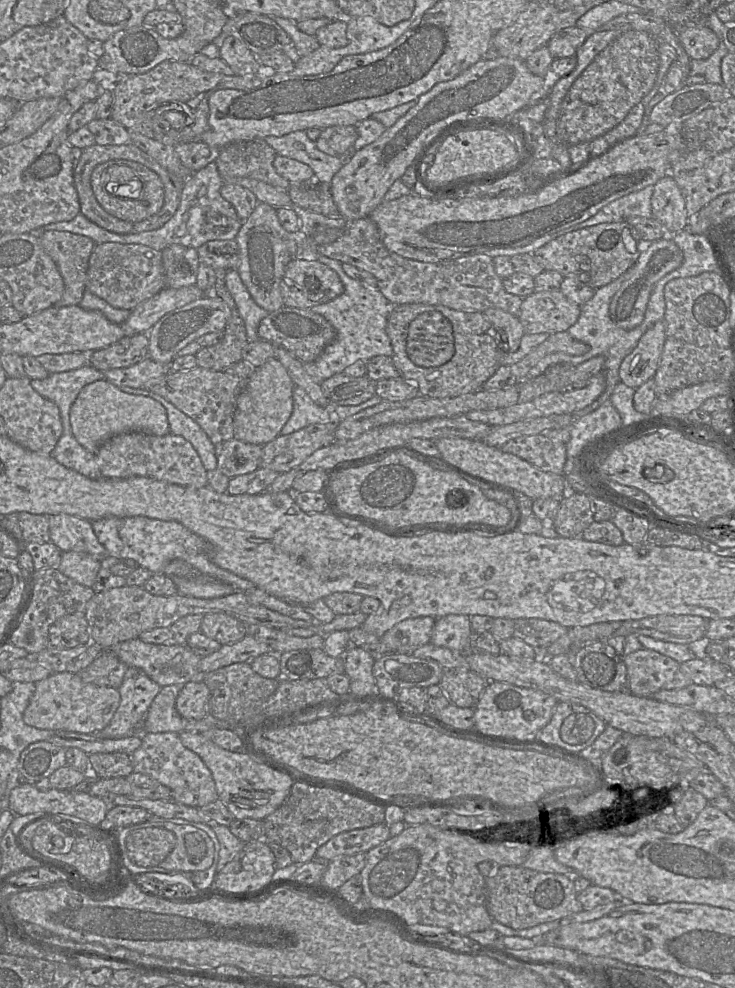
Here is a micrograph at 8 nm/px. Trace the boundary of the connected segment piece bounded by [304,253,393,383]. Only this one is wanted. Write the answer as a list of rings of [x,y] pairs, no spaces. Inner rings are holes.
[[[316,254],[316,260],[335,271],[344,286],[344,291],[335,299],[310,310],[323,316],[336,330],[335,340],[326,346],[321,355],[313,362],[304,364],[306,372],[317,383],[341,373],[357,360],[368,361],[375,356],[392,357],[393,349],[386,333],[387,321],[392,304],[377,289],[364,286],[350,278],[342,268],[342,262]]]

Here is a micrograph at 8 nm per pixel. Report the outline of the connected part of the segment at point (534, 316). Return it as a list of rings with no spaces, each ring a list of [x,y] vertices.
[[[560,290],[534,291],[523,299],[518,319],[527,334],[553,334],[567,331],[578,320],[580,311],[581,307],[568,300]]]

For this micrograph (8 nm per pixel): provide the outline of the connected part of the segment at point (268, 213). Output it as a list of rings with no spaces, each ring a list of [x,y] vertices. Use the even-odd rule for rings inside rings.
[[[258,203],[243,222],[235,240],[240,254],[237,271],[254,302],[267,312],[283,307],[280,282],[287,264],[300,255],[299,238],[282,227],[276,208]]]

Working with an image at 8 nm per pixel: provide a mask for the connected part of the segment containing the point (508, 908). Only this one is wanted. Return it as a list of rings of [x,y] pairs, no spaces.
[[[500,866],[497,873],[485,879],[485,903],[494,921],[515,930],[522,930],[539,924],[560,920],[584,910],[579,902],[573,880],[564,874],[538,872],[524,866]]]

